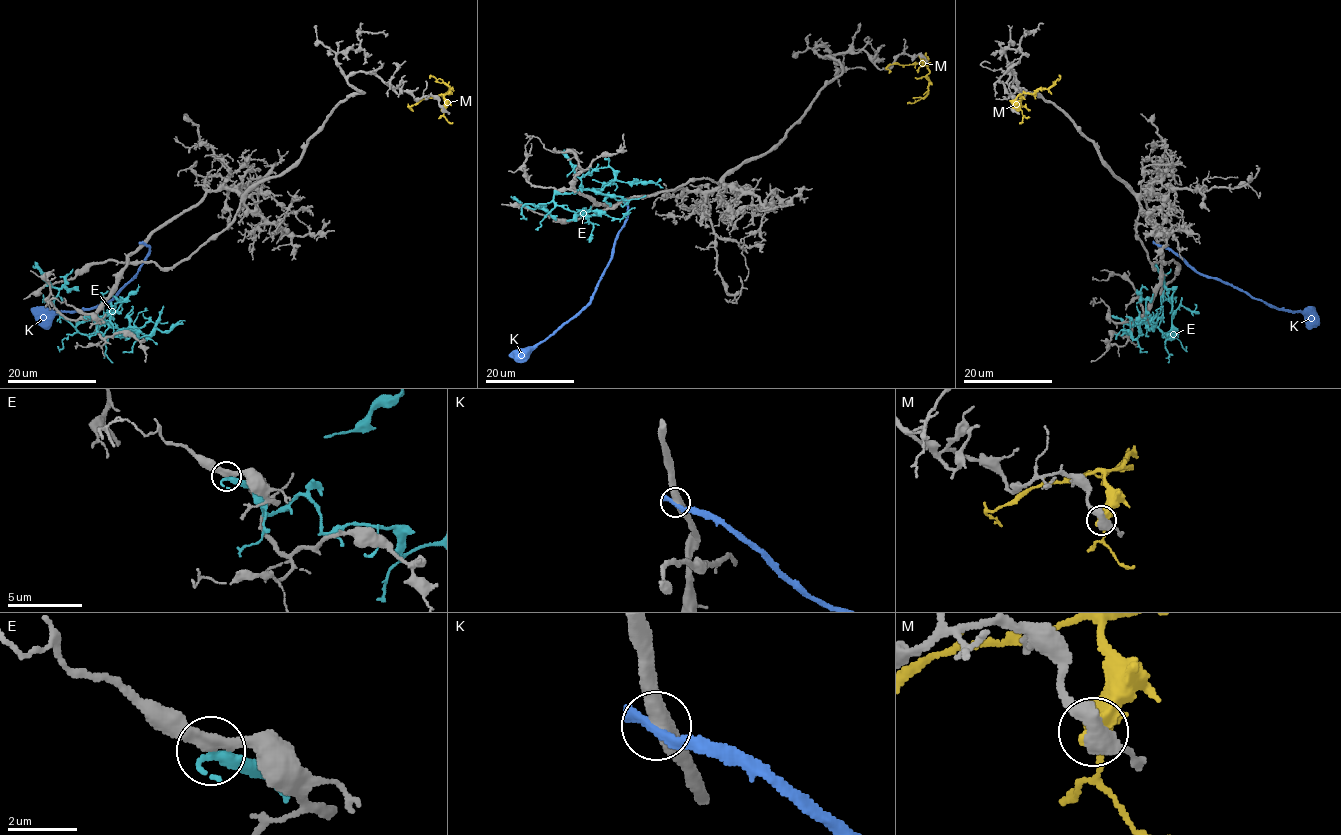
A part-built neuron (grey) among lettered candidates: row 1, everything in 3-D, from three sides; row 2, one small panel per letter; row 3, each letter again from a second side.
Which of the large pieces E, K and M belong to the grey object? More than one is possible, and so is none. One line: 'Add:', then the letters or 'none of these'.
Add: none of these

